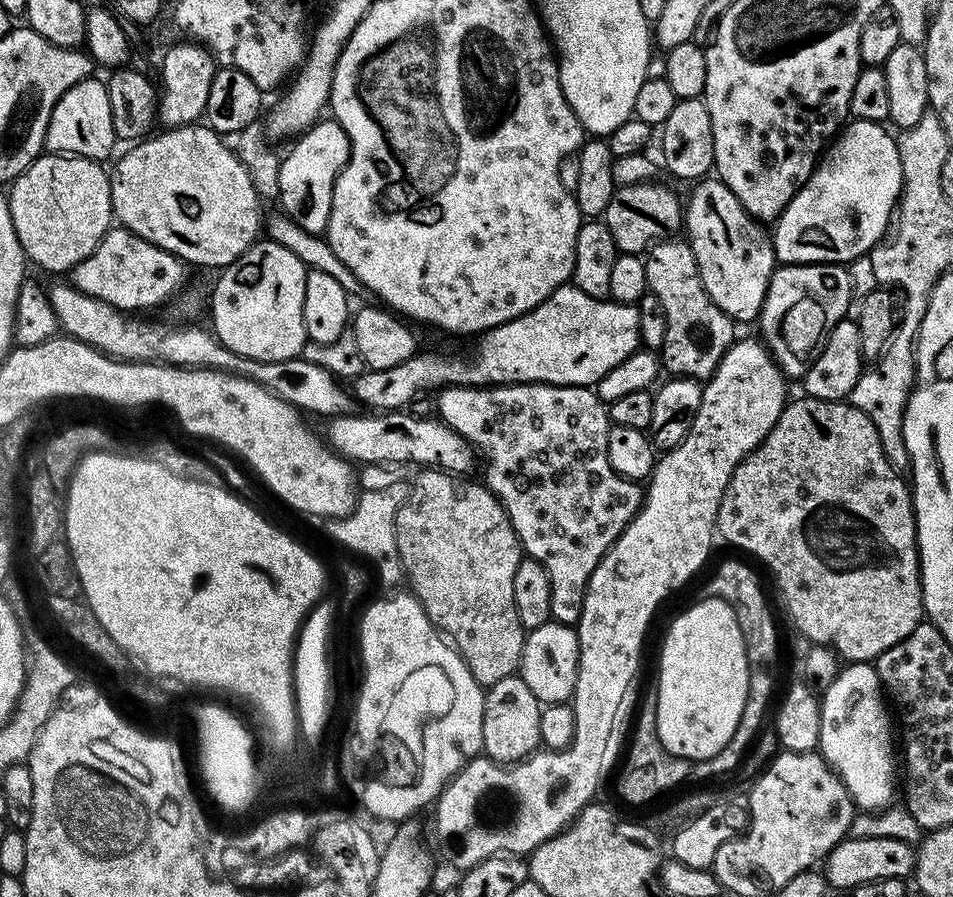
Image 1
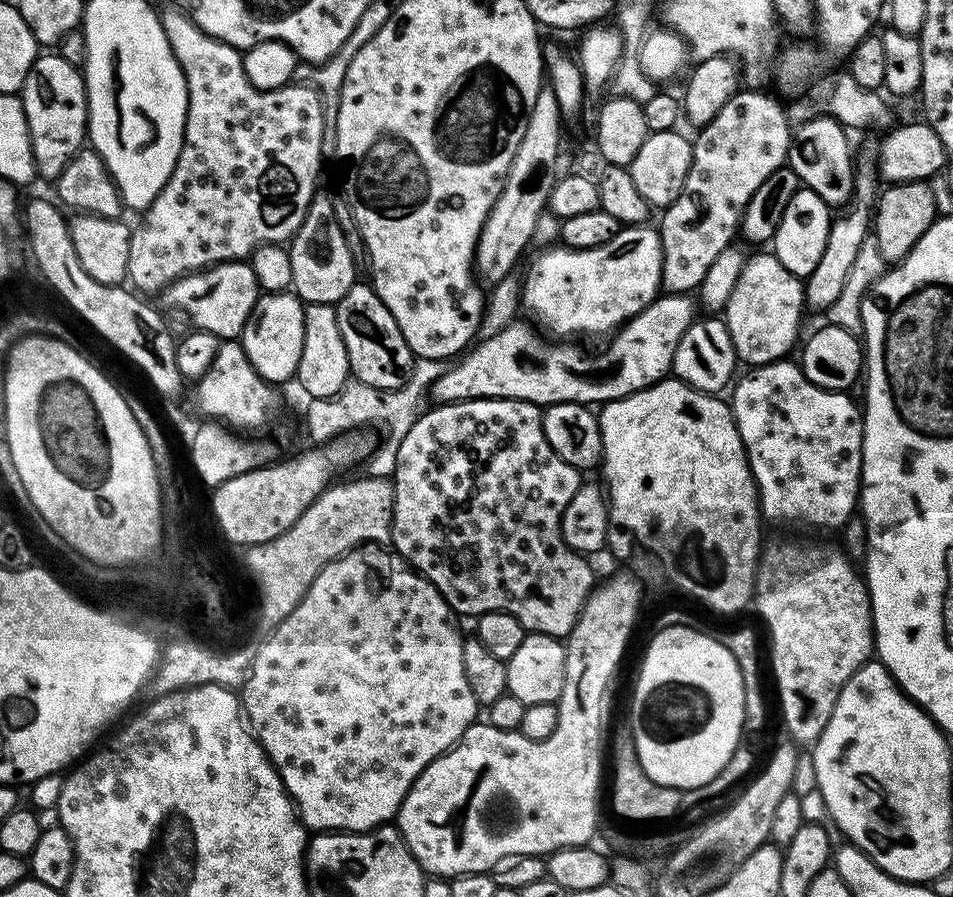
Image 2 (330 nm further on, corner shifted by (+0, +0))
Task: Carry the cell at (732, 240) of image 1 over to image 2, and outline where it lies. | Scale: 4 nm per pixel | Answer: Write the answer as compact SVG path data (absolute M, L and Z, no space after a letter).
M774 254L768 256L749 255L744 264L744 269L738 274L738 280L734 283L733 292L729 296L728 304L722 311L722 319L728 325L730 338L734 342L737 361L748 363L748 366L761 364L775 364L783 361L784 356L801 339L800 319L806 313L806 288L801 277L790 274L782 262Z

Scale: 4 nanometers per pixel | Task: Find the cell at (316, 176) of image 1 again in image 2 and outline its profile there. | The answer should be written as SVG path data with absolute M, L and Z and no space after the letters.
M317 194L306 210L302 226L290 241L288 248L290 270L292 271L291 291L299 296L304 304L330 304L335 306L357 283L356 264L348 249L348 240L340 229L336 208L332 200L324 194Z

